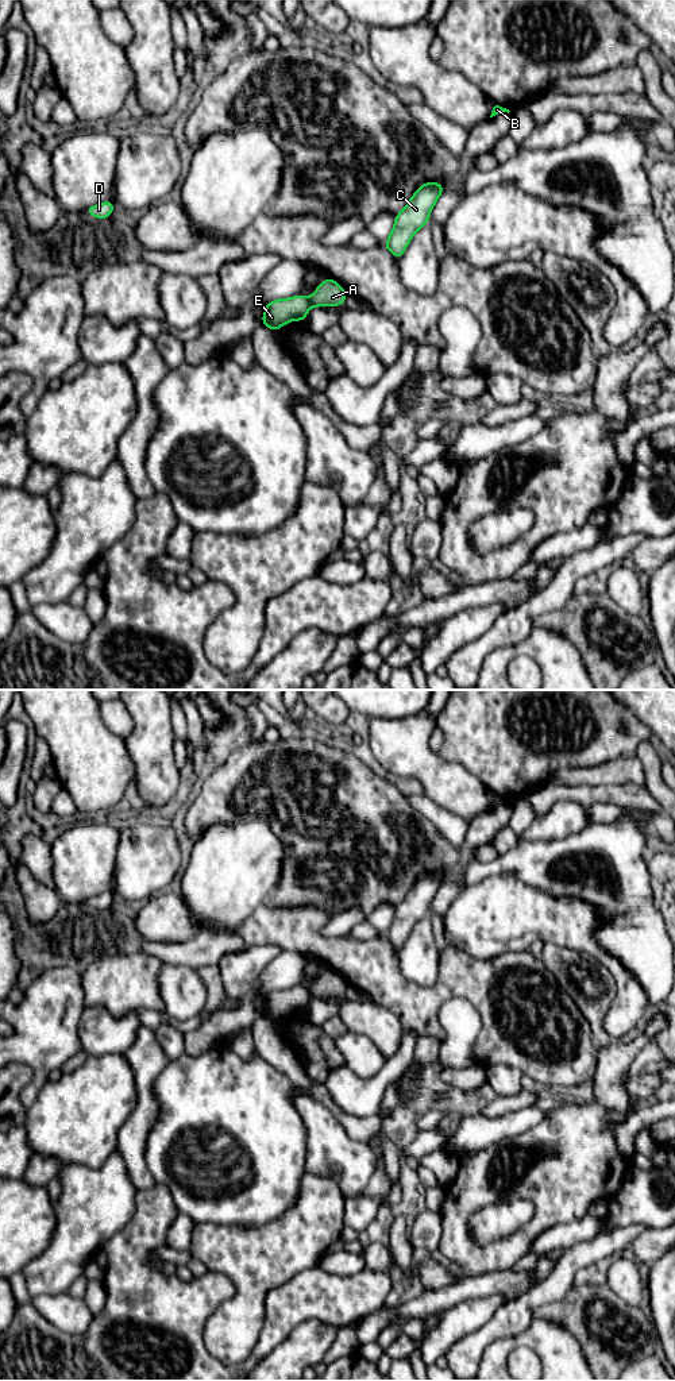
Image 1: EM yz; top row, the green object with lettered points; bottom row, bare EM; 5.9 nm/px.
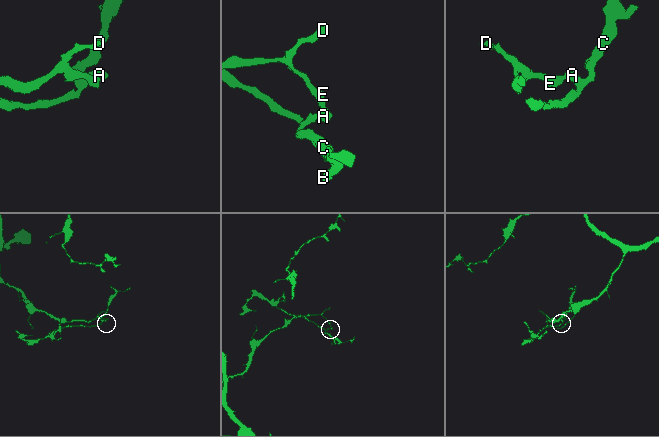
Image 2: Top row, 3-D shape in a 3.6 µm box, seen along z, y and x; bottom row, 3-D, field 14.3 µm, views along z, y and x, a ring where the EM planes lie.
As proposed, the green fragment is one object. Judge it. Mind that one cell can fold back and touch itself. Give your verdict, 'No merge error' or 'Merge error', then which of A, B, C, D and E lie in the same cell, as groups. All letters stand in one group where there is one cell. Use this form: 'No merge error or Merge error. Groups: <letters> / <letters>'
Merge error. Groups: A B C / D E

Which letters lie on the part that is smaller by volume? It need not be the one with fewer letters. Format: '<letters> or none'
A, B, C

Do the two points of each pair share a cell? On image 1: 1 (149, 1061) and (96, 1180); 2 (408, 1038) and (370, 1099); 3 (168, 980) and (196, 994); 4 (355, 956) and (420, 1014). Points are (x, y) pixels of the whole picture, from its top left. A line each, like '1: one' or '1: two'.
1: two
2: one
3: one
4: one

